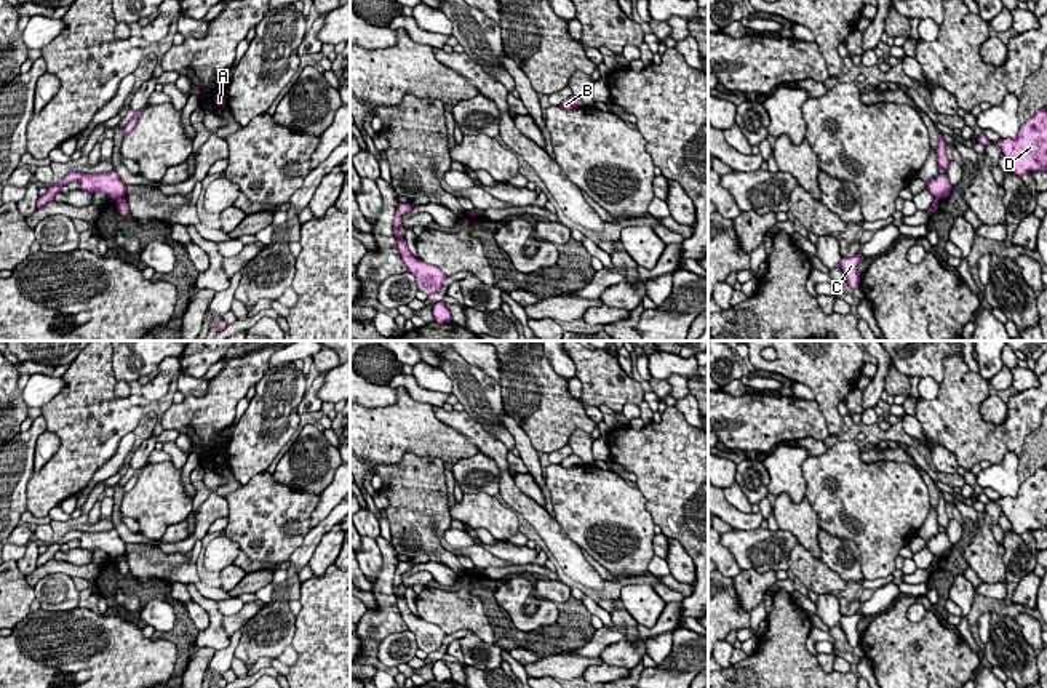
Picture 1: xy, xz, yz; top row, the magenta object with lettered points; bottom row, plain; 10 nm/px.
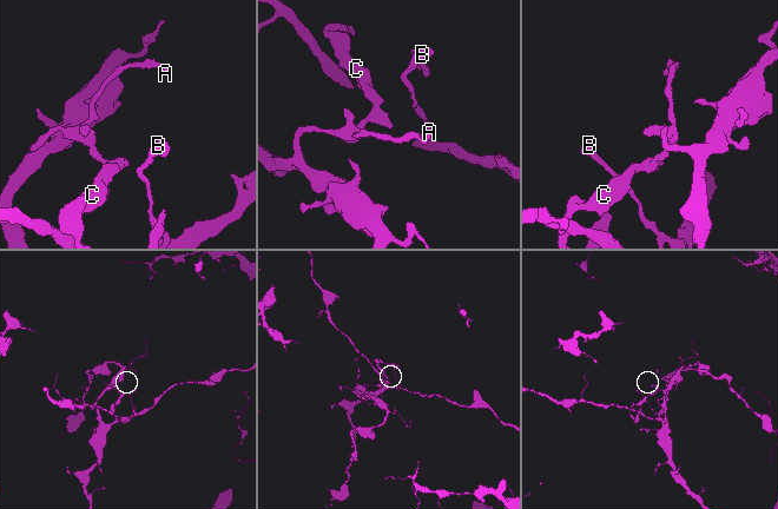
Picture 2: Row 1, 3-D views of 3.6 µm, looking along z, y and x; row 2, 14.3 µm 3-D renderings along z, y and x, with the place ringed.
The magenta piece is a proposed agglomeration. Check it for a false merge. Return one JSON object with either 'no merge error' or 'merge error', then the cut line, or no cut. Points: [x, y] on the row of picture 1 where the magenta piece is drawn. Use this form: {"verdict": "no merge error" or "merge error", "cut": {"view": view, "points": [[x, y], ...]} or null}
{"verdict": "merge error", "cut": {"view": "xy", "points": [[120, 197], [117, 200]]}}

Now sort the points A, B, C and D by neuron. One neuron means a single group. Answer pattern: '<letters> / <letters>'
A B D / C

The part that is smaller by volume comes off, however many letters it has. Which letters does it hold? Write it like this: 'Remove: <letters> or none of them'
Remove: C

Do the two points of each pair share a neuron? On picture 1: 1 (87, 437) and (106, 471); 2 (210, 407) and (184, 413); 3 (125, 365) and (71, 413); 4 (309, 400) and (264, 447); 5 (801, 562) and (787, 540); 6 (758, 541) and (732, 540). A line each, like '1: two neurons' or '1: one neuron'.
1: two neurons
2: one neuron
3: two neurons
4: two neurons
5: two neurons
6: one neuron

